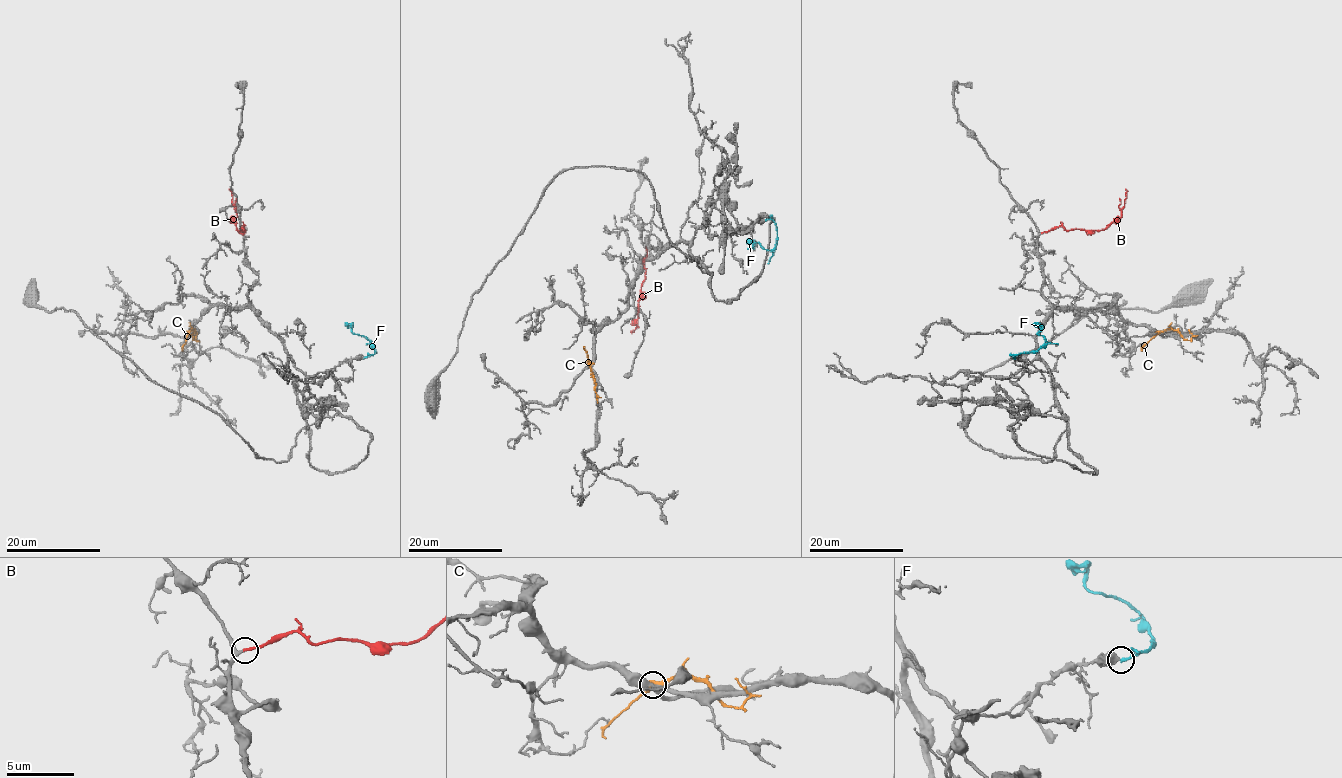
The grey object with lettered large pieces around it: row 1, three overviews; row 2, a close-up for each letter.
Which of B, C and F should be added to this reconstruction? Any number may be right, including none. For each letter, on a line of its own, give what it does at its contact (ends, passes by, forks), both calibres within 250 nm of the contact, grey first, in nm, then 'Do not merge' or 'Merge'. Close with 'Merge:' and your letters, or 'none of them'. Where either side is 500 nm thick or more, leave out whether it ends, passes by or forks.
B: It ends there. Thickness 220 nm (grey) against 200 nm. Merge
C: It passes by. Thickness 400 nm (grey) against 360 nm. Do not merge
F: Thickness 650 nm (grey) against 220 nm. Merge
Merge: B, F

